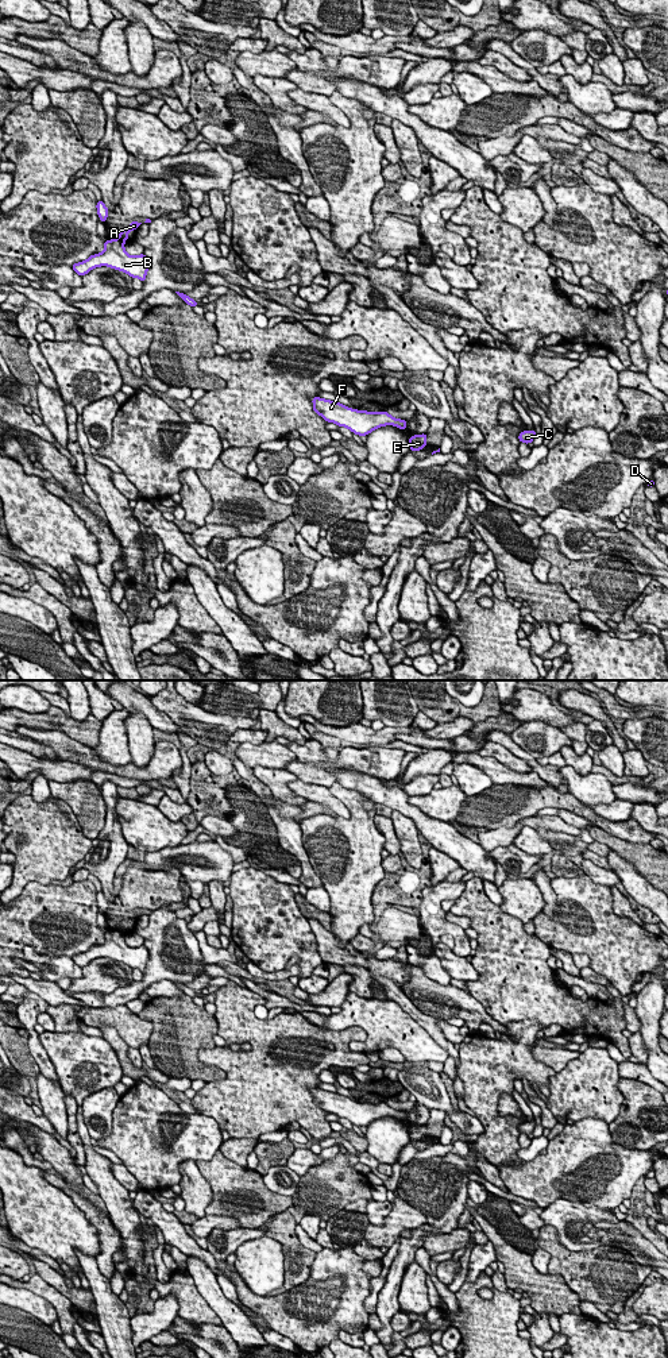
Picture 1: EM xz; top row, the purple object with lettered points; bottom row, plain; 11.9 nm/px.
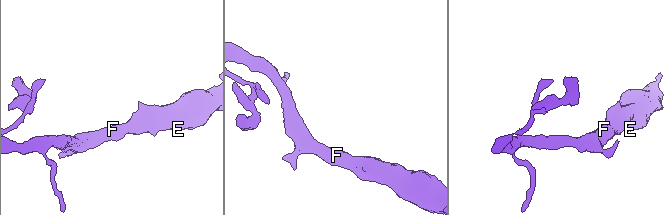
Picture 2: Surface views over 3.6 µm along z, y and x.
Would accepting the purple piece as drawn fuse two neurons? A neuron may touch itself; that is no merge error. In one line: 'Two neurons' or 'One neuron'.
Two neurons

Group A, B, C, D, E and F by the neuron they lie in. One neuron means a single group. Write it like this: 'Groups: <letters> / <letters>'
Groups: A / B C D E F

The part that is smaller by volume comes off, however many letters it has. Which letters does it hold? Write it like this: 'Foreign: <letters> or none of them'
Foreign: A

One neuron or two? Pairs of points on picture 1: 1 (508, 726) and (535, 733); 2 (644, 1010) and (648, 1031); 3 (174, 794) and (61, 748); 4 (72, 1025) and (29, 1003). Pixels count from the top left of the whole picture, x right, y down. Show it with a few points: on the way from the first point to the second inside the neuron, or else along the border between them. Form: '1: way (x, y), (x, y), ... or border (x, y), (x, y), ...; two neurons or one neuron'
1: border (524, 721), (510, 735); two neurons
2: way (648, 1015), (648, 1026); one neuron
3: border (112, 774), (120, 778), (157, 780); two neurons
4: border (49, 1005), (46, 1010); two neurons

